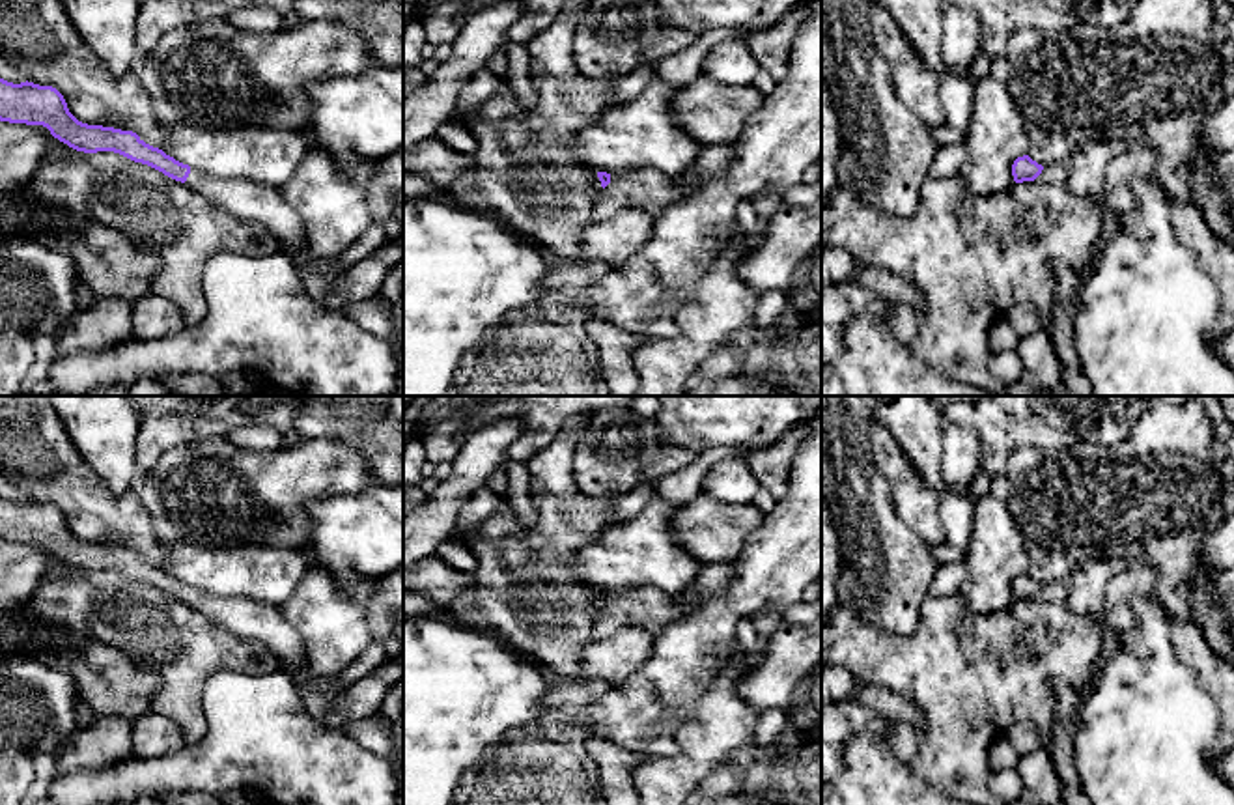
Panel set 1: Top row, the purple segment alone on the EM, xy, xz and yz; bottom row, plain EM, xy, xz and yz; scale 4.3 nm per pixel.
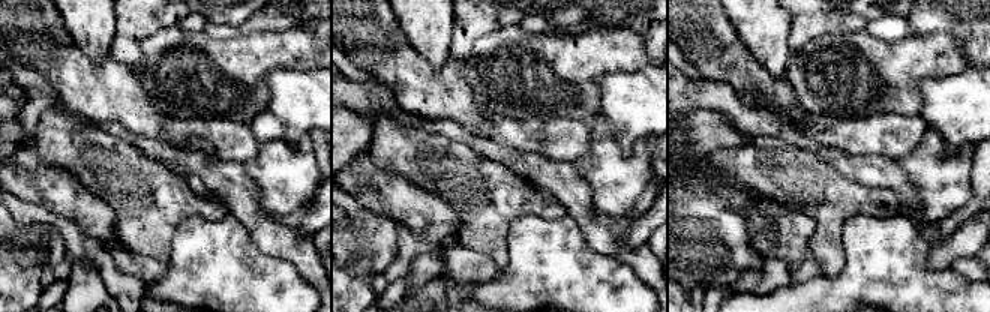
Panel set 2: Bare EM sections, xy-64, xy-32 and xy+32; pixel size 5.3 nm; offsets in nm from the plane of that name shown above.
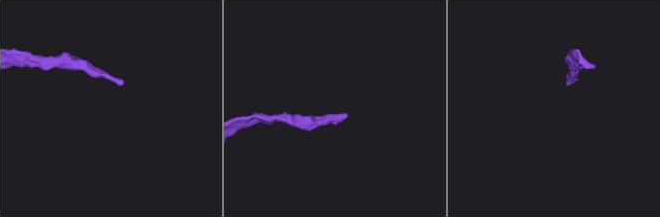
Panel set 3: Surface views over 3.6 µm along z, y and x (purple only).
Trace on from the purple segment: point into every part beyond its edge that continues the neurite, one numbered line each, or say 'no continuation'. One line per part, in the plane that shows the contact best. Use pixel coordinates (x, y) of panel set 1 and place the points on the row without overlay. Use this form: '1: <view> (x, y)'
1: xz (652, 609)

